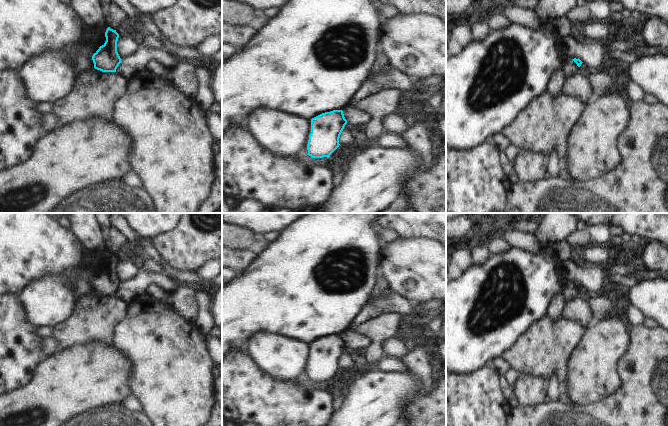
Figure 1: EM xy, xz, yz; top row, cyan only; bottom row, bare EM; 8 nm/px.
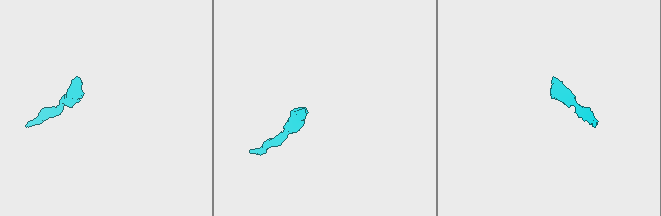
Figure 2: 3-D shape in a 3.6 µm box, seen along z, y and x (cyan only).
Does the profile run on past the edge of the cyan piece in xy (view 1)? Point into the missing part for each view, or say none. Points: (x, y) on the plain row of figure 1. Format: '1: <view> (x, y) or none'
1: none

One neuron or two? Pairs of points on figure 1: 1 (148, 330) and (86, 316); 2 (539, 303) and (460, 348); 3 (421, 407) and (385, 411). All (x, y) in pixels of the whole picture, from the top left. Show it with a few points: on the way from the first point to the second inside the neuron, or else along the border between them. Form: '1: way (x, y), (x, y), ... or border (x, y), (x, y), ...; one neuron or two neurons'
1: border (129, 306), (112, 344); two neurons
2: way (524, 316), (516, 319), (503, 329), (481, 338); one neuron
3: border (420, 392), (403, 415); two neurons

